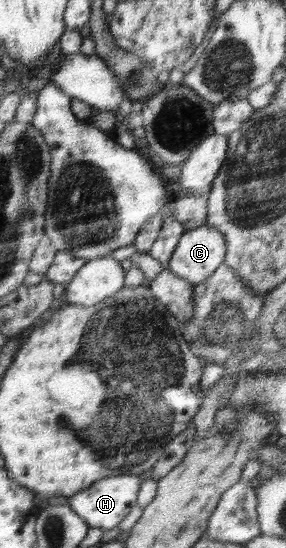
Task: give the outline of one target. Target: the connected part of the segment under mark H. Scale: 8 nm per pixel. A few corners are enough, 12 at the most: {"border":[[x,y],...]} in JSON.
{"border":[[140,476],[104,478],[68,497],[88,523],[107,531],[137,505]]}

